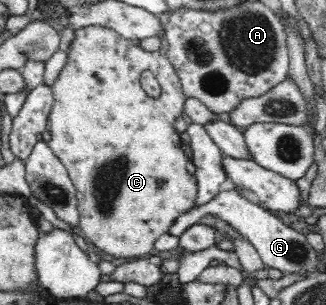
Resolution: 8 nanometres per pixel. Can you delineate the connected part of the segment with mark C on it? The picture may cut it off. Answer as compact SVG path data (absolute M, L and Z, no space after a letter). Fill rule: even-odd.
M96 26L83 28L83 30L77 30L75 42L73 42L71 52L69 52L69 62L67 62L67 66L63 68L63 73L61 73L59 78L51 85L51 88L54 94L54 101L51 105L47 120L47 129L51 132L51 140L49 140L48 145L51 152L63 165L73 186L76 188L79 212L81 215L81 234L83 234L92 246L113 256L137 257L149 252L154 248L153 244L155 240L157 240L161 234L168 232L177 218L181 218L181 216L187 214L191 208L195 208L195 202L197 202L197 196L199 194L199 179L197 179L195 173L191 174L185 167L188 159L183 152L184 144L181 142L180 133L177 132L174 125L175 118L183 112L182 107L185 98L174 66L170 63L166 55L159 53L159 51L149 52L139 47L139 44L136 42L125 40L114 30L97 28ZM143 72L149 72L149 74L153 74L153 76L157 78L157 82L159 82L161 86L161 97L153 99L145 94L145 91L143 91L139 83L139 78L141 78Z

